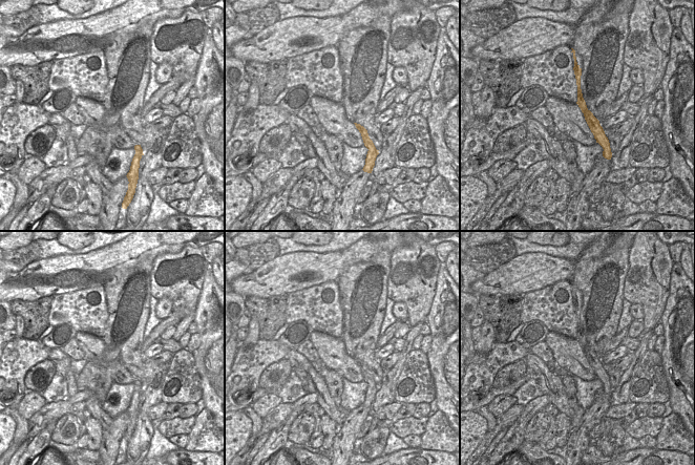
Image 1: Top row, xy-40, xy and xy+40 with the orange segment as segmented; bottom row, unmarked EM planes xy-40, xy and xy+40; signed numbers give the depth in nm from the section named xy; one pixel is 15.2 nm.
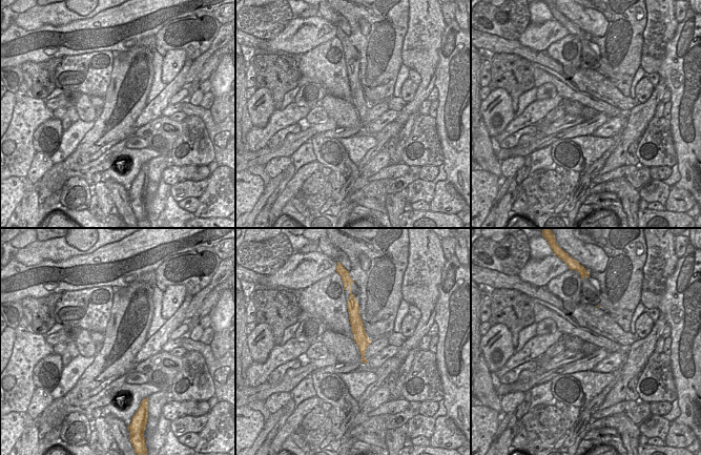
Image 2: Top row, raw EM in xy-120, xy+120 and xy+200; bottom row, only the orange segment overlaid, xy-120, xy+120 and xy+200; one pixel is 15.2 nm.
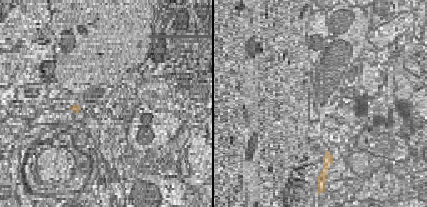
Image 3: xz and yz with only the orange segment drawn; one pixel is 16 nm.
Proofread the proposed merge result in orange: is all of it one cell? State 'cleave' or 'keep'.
keep

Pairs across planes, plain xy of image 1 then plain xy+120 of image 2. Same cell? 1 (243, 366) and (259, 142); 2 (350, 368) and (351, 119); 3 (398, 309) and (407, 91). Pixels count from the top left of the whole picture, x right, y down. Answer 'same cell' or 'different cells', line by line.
1: same cell
2: same cell
3: same cell

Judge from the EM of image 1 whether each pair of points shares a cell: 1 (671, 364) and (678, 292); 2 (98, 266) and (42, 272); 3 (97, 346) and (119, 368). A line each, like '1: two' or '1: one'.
1: one
2: one
3: one

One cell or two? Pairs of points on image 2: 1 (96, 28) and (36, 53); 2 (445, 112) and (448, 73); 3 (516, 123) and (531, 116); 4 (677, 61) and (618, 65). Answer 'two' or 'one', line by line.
1: one
2: one
3: one
4: two

